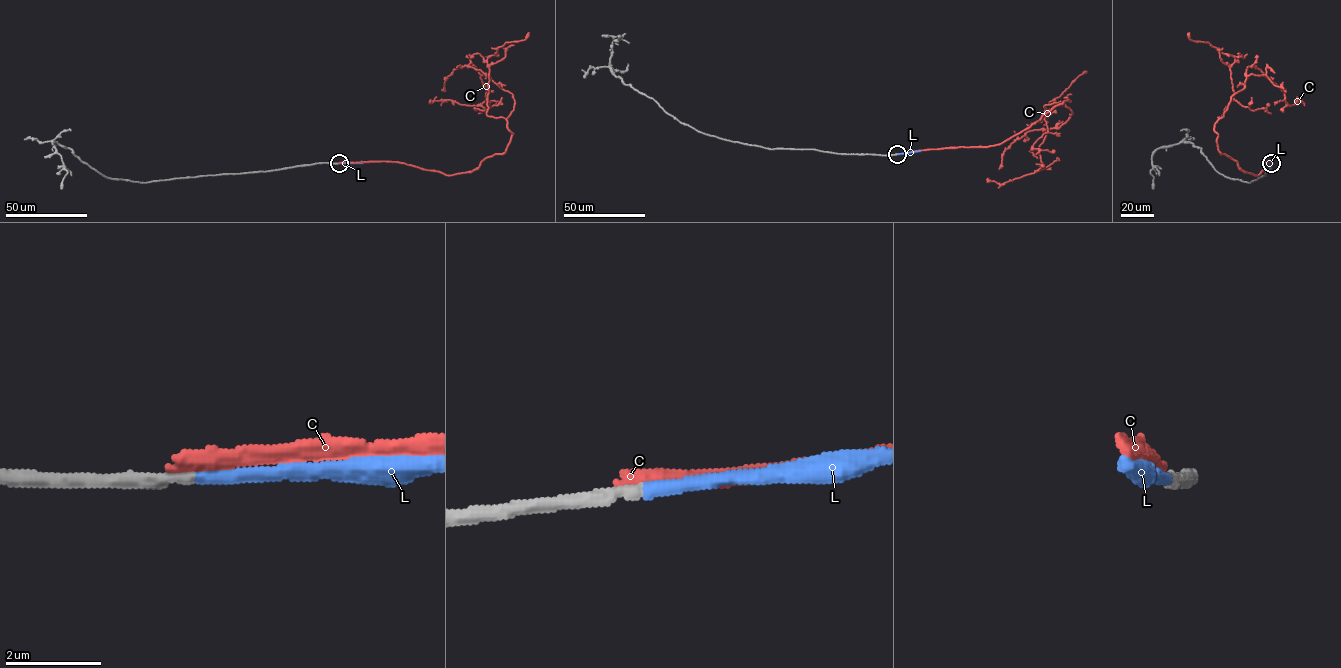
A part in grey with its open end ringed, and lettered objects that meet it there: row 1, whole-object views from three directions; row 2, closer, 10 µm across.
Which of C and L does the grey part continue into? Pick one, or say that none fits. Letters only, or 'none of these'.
L

